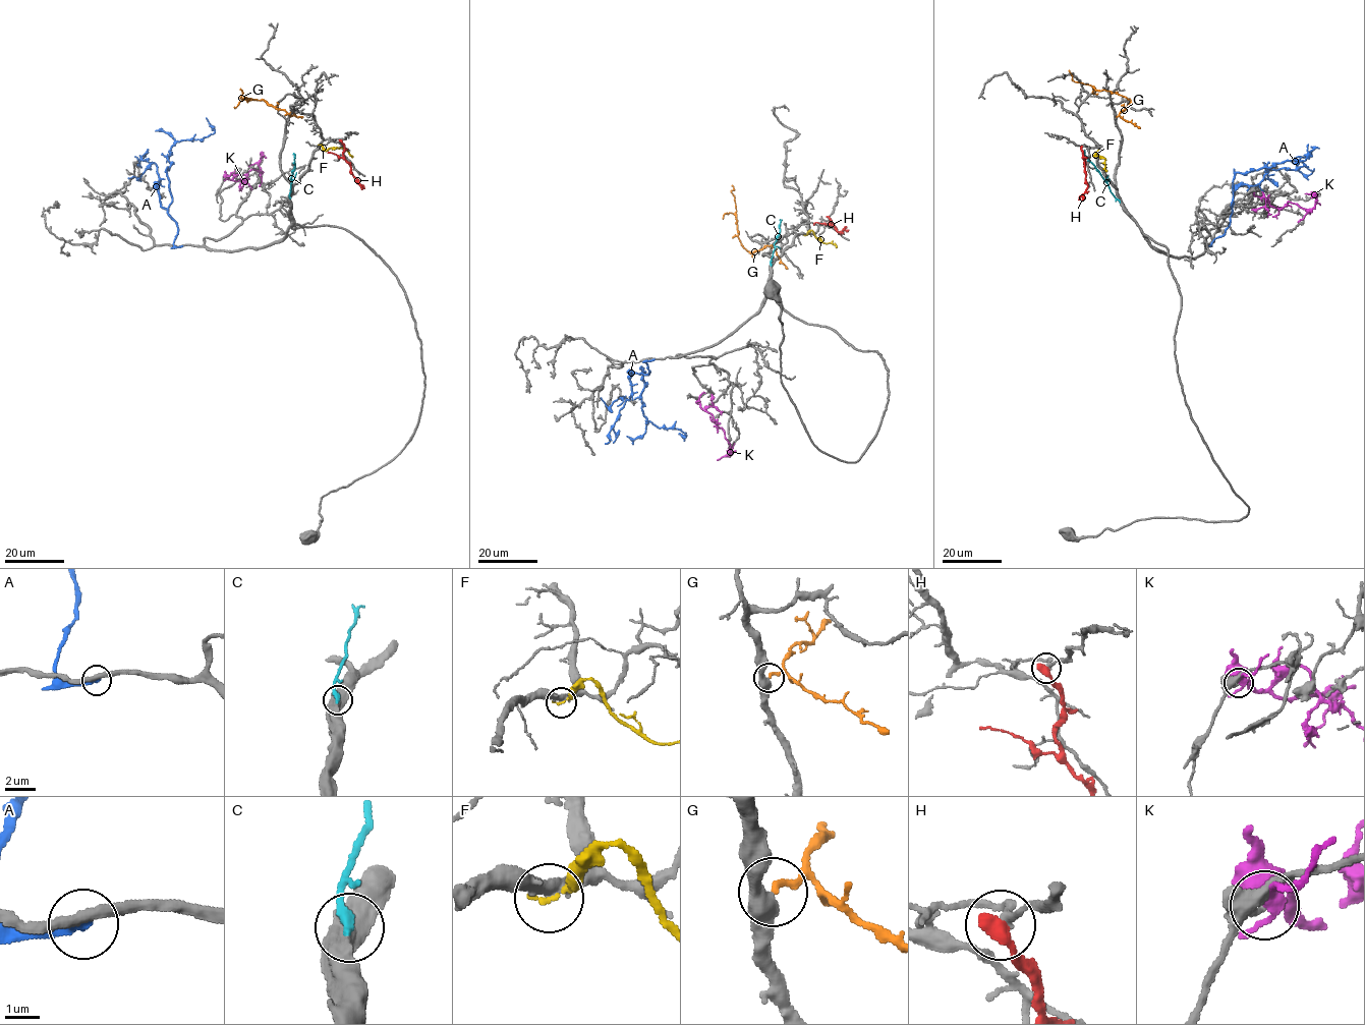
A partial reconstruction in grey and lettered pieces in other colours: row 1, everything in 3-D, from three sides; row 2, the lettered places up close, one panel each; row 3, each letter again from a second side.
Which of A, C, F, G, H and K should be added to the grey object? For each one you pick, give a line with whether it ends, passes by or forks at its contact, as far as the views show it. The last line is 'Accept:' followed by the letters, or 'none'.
G: it ends there
Accept: G

